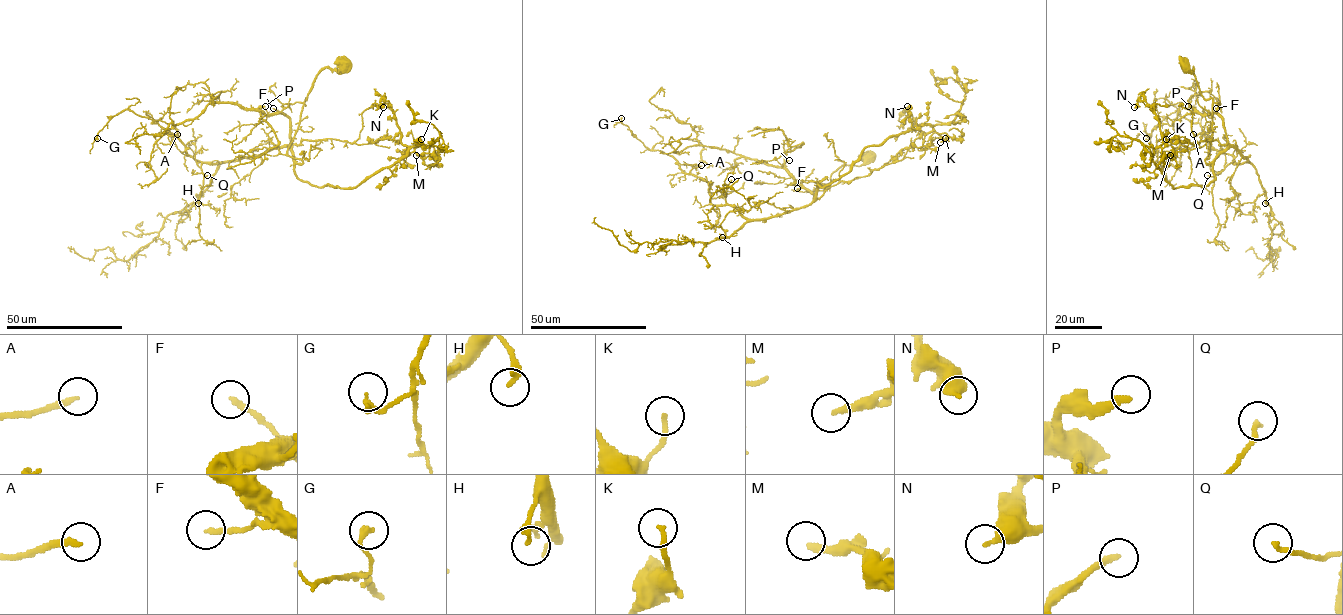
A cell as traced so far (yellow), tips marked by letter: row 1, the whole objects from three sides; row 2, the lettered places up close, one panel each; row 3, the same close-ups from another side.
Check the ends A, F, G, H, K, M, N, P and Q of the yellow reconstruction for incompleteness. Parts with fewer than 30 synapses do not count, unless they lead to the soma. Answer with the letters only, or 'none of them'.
F, P

